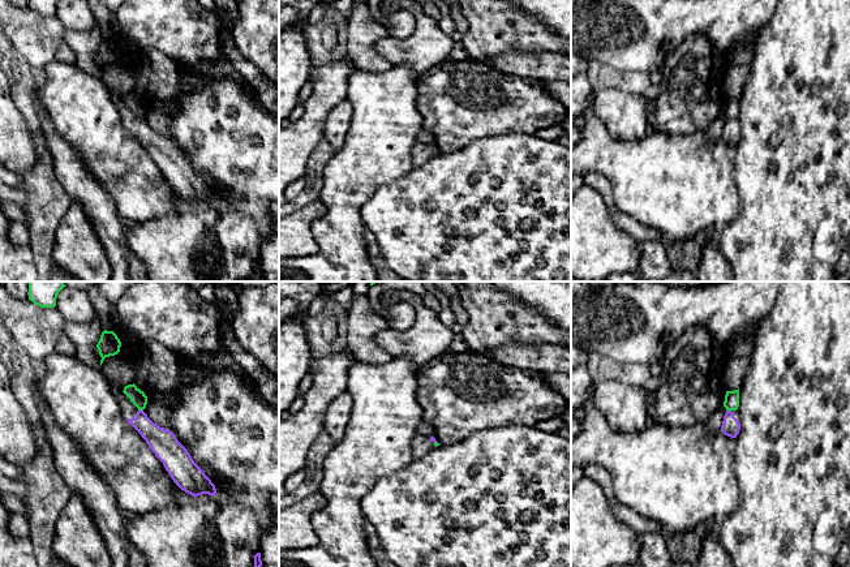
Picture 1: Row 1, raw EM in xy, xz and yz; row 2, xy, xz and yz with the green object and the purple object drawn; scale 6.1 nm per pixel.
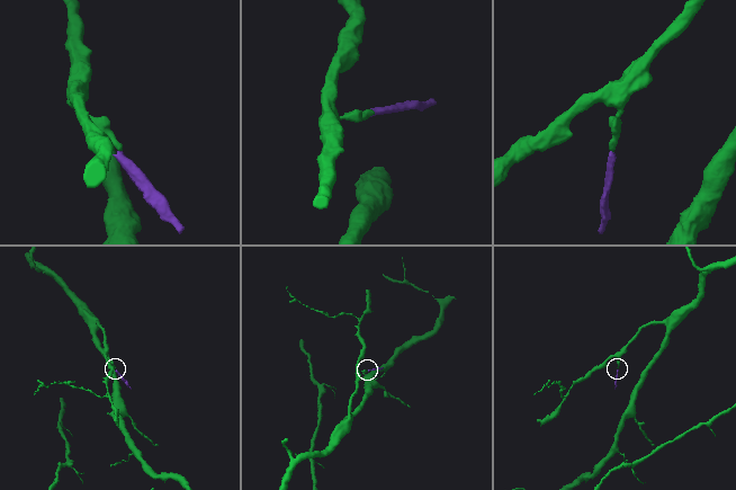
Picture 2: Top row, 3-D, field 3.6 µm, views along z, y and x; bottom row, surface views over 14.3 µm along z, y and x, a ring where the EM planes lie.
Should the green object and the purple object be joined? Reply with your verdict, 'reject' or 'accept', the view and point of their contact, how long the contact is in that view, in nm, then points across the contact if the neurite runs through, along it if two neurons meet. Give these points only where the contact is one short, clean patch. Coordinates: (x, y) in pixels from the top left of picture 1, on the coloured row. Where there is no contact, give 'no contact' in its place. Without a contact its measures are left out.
reject | xy (141, 409) | 40 nm | along xy (138, 408), (142, 411)

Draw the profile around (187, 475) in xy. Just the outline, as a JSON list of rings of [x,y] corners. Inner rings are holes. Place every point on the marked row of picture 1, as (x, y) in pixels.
[[[115,385],[112,392],[117,399],[124,418],[141,434],[155,456],[163,463],[173,482],[185,493],[198,497],[216,494],[215,485],[194,463],[186,448],[175,434],[154,424],[143,411],[139,411],[130,399]]]

